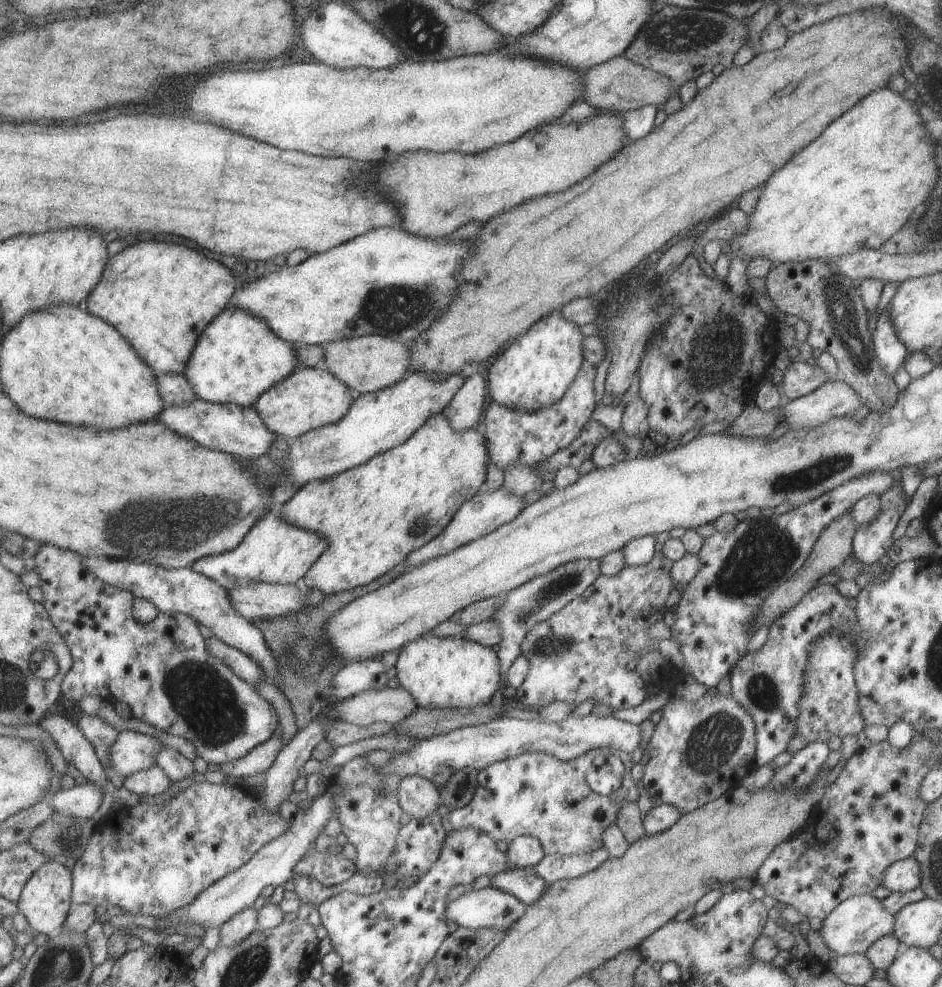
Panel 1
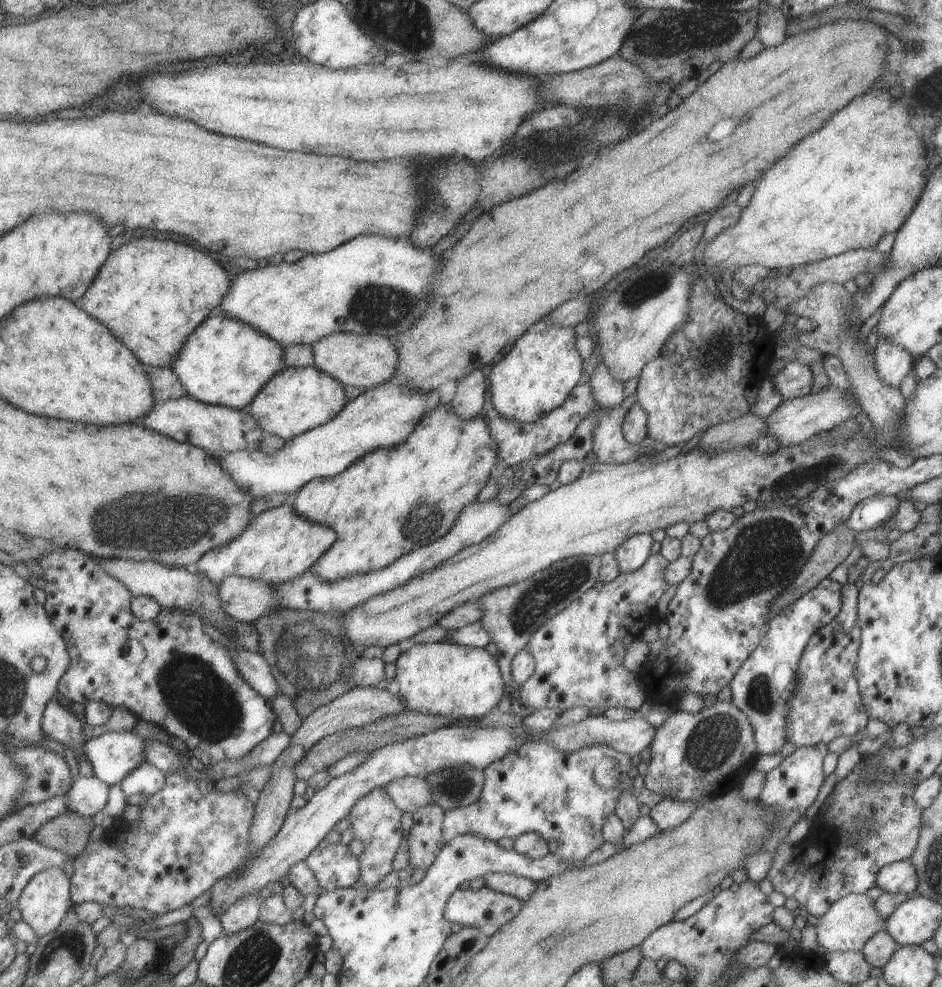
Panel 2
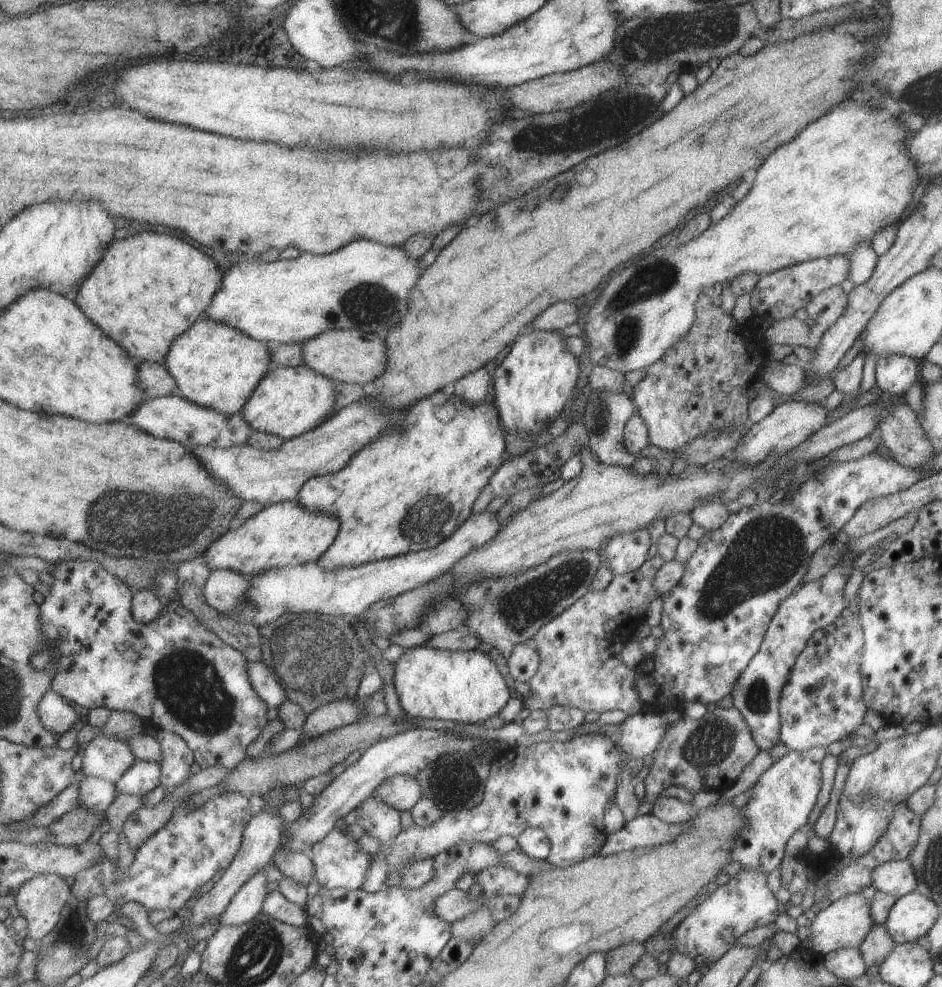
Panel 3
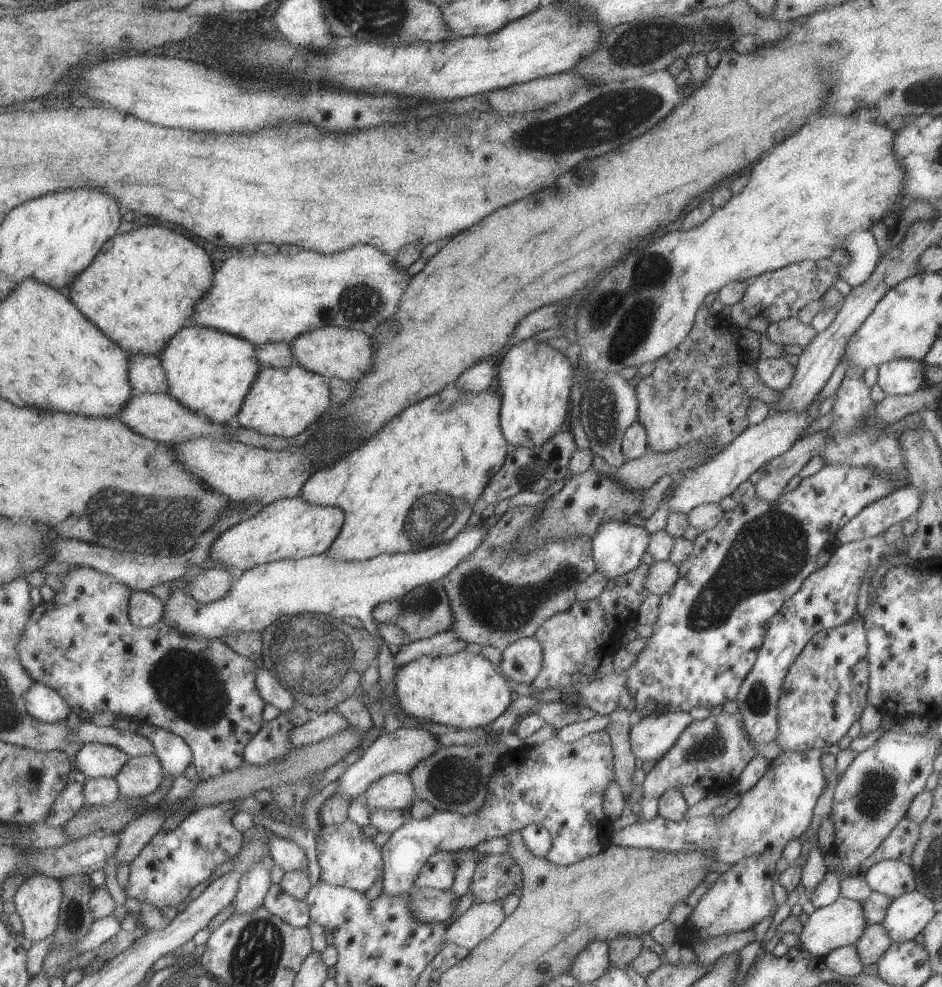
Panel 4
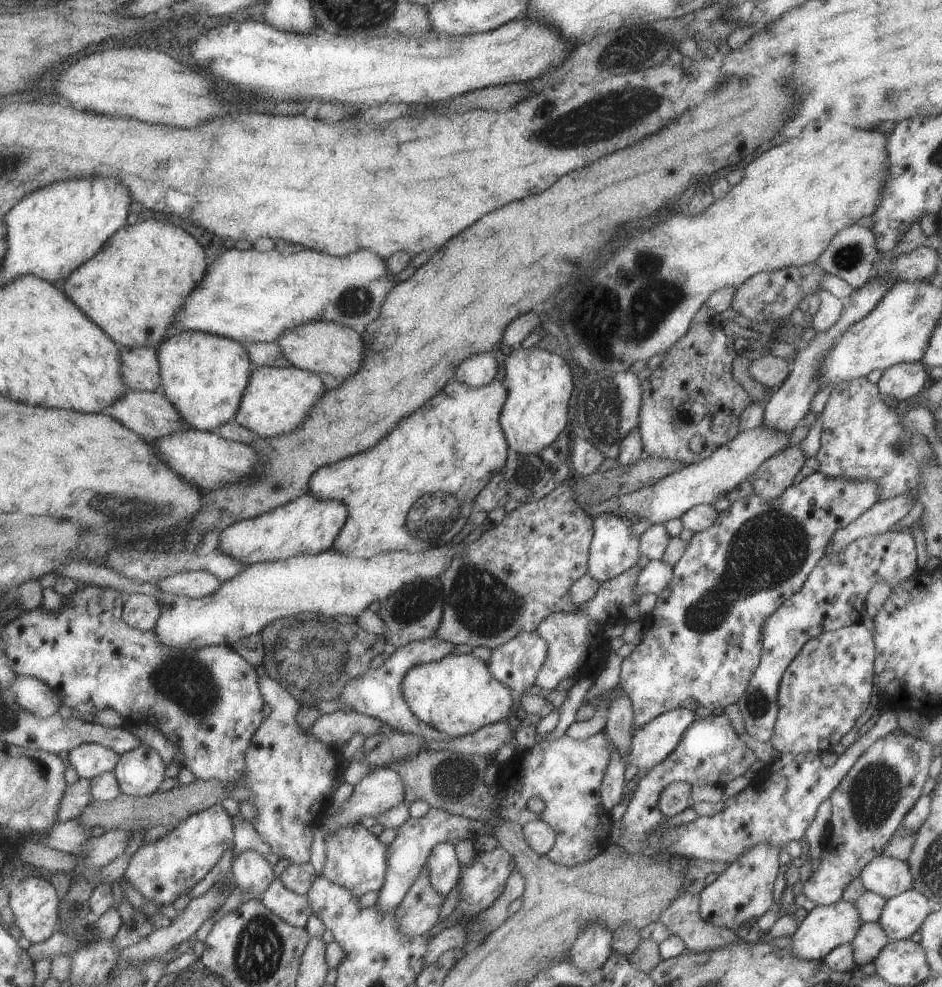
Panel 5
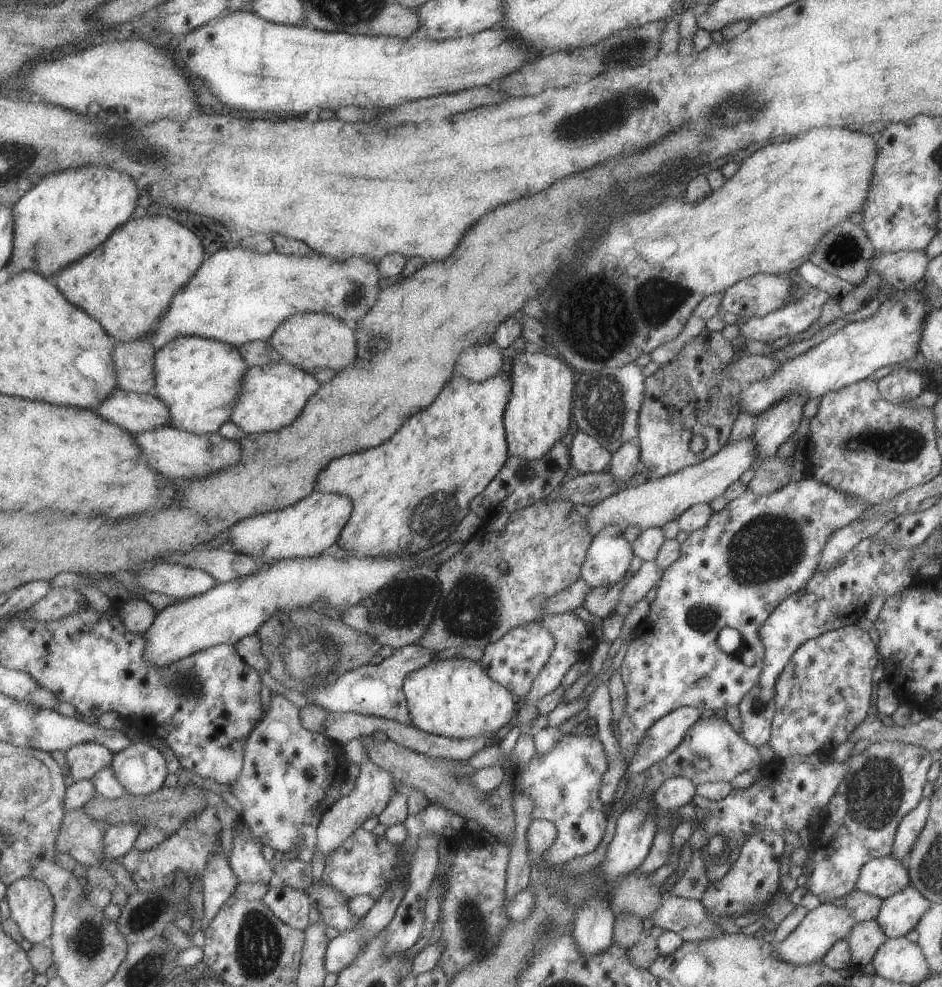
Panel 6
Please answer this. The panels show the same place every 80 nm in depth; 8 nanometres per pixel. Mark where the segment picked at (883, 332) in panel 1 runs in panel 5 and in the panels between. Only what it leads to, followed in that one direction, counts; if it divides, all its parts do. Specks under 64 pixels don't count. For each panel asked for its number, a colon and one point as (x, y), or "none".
2: (891, 363)
3: (893, 373)
4: (897, 377)
5: (901, 381)

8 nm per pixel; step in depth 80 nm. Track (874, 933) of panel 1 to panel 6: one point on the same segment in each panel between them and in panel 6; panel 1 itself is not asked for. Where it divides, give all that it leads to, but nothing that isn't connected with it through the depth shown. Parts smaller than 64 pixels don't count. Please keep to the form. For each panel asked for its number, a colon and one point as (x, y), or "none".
2: (848, 923)
3: (845, 923)
4: (838, 924)
5: (825, 927)
6: (824, 925)

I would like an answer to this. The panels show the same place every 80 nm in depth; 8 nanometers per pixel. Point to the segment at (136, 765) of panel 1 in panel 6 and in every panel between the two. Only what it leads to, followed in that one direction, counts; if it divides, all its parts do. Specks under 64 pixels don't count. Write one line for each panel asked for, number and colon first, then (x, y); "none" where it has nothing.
2: (114, 756)
3: (109, 757)
4: (95, 760)
5: (89, 760)
6: (85, 760)

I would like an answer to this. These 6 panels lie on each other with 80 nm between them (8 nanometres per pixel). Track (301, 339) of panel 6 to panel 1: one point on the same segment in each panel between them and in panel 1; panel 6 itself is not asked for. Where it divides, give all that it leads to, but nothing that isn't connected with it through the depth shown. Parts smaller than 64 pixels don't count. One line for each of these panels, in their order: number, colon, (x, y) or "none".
1: (372, 363)
2: (362, 361)
3: (347, 355)
4: (338, 352)
5: (322, 346)

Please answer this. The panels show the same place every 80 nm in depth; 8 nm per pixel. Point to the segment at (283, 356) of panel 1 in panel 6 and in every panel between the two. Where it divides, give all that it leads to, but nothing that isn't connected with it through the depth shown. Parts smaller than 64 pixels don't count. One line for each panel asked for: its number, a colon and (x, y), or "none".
2: (226, 361)
3: (216, 365)
4: (209, 370)
5: (205, 375)
6: (201, 379)

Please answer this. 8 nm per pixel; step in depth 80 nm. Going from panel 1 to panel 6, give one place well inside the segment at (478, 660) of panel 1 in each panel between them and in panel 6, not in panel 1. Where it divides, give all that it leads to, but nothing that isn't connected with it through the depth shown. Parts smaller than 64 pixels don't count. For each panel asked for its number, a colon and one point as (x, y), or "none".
2: (442, 678)
3: (461, 686)
4: (463, 689)
5: (458, 695)
6: (455, 697)

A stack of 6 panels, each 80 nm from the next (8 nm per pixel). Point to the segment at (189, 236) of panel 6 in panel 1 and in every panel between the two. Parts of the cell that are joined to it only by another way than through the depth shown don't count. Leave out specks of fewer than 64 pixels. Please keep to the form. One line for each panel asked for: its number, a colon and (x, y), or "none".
1: (161, 297)
2: (153, 294)
3: (148, 290)
4: (143, 288)
5: (134, 288)

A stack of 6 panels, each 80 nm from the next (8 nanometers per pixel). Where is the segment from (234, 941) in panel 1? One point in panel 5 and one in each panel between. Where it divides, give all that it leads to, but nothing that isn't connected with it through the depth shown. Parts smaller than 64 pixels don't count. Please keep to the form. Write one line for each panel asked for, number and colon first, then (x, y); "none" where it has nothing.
2: (246, 913)
3: (247, 904)
4: (254, 886)
5: (253, 875)

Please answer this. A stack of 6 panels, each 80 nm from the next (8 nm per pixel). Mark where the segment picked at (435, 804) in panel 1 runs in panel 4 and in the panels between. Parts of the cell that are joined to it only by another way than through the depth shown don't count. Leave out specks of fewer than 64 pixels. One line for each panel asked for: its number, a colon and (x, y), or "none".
2: (411, 793)
3: (403, 792)
4: (396, 791)

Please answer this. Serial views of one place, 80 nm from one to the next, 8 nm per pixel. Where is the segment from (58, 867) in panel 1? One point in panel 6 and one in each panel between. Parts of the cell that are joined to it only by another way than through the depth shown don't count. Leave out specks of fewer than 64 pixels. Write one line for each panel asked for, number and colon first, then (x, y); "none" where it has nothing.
2: (47, 899)
3: (41, 901)
4: (38, 900)
5: (35, 902)
6: (33, 905)

